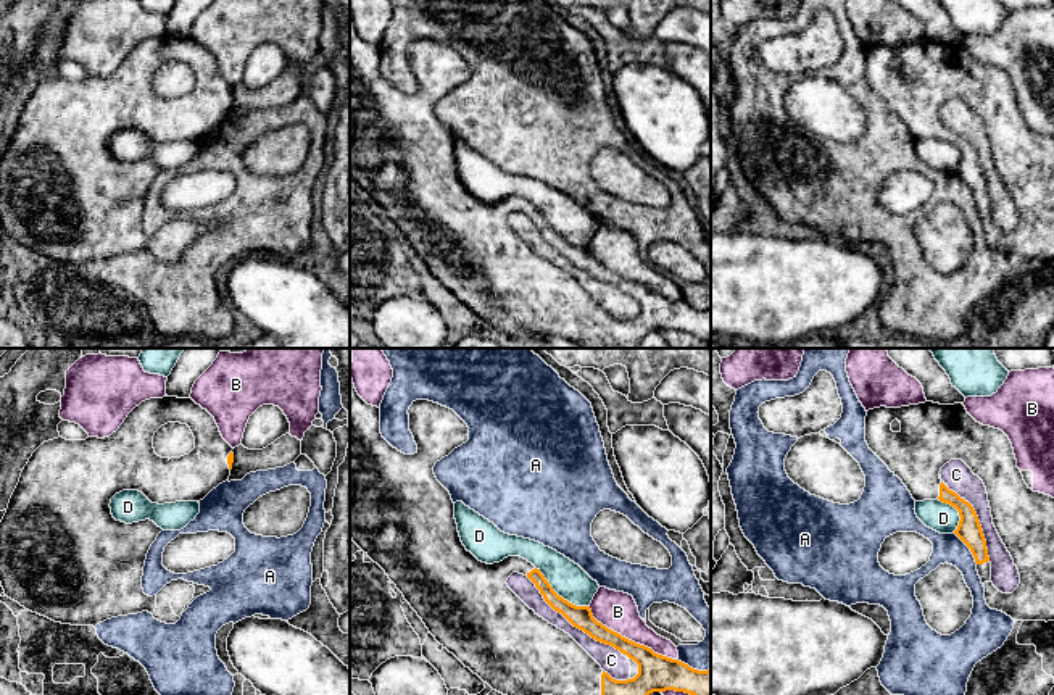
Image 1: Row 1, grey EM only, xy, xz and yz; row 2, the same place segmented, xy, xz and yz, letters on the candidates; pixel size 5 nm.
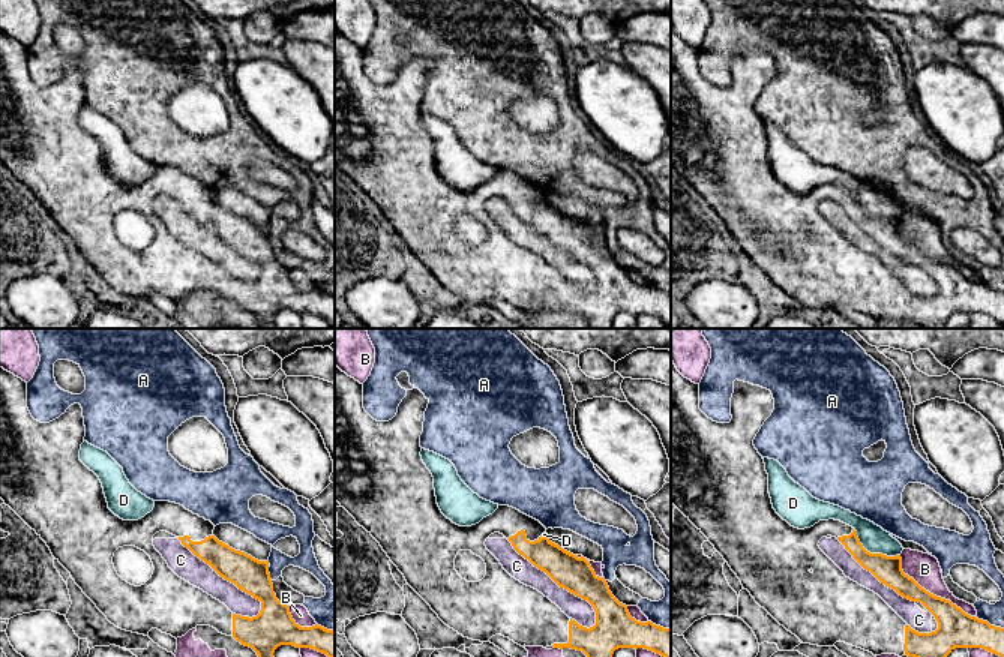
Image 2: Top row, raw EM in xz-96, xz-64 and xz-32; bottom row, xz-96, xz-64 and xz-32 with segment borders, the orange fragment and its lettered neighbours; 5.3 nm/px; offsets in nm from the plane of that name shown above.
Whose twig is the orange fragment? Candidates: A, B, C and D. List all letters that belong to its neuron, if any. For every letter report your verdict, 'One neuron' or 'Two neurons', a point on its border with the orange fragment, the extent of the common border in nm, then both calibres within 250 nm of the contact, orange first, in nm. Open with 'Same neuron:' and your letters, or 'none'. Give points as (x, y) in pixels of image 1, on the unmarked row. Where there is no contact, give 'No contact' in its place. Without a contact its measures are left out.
Same neuron: none
A: Two neurons. Touches orange at yz (969, 186). Shared border 200 nm. Thickness 120 nm (orange) against 150 nm
B: Two neurons. Touches orange at xz (630, 279). Shared border 500 nm. Thickness 190 nm (orange) against 190 nm
C: Two neurons. Touches orange at xz (571, 262). Shared border 600 nm. Thickness 110 nm (orange) against 110 nm
D: Two neurons. Touches orange at xz (558, 234). Shared border 340 nm. Thickness 110 nm (orange) against 180 nm

